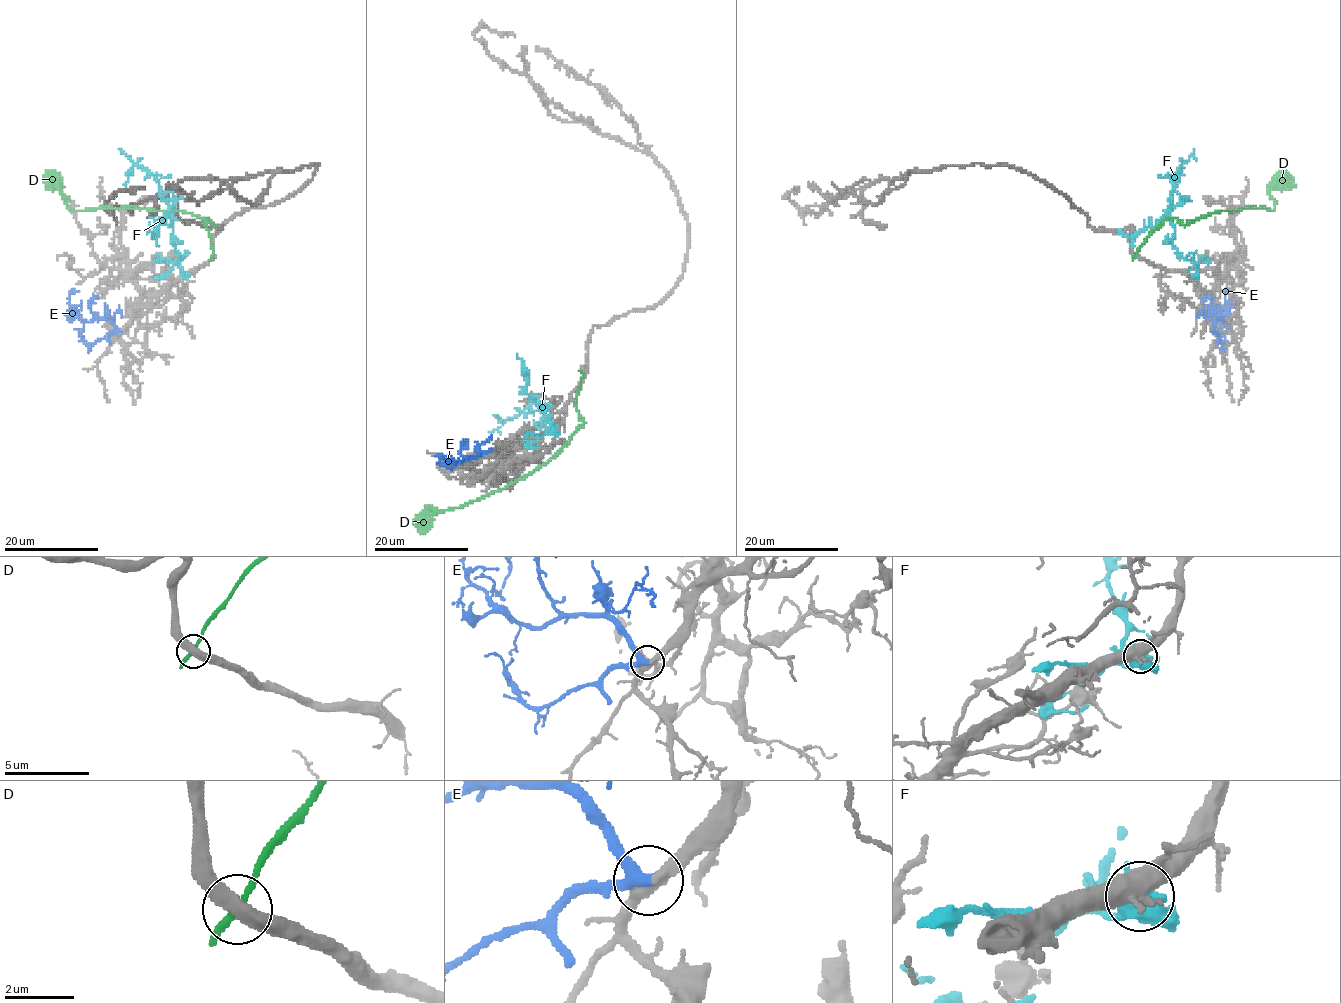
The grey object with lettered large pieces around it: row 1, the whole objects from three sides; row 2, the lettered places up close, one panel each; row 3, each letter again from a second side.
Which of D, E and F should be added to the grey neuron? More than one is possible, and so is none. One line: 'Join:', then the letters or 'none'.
Join: E

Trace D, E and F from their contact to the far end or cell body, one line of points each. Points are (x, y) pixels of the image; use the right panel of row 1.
D: (1135, 256), (1166, 219), (1185, 224), (1244, 207), (1274, 210), (1270, 185), (1289, 174)
E: (1212, 331), (1216, 318), (1224, 321), (1221, 318), (1226, 309), (1223, 291)
F: (1193, 276), (1194, 264), (1172, 243), (1174, 224), (1168, 218), (1174, 175), (1192, 155), (1193, 149)

